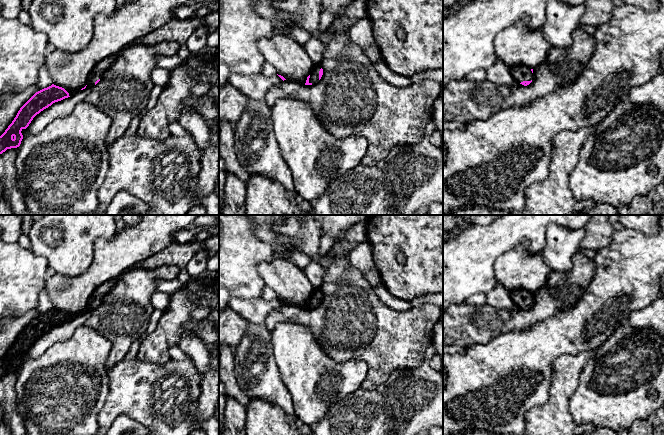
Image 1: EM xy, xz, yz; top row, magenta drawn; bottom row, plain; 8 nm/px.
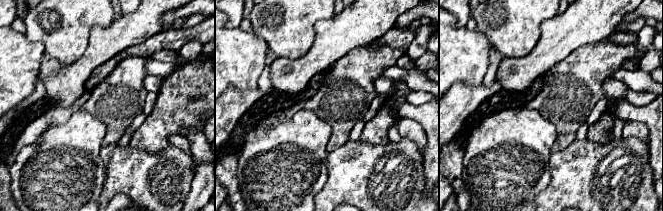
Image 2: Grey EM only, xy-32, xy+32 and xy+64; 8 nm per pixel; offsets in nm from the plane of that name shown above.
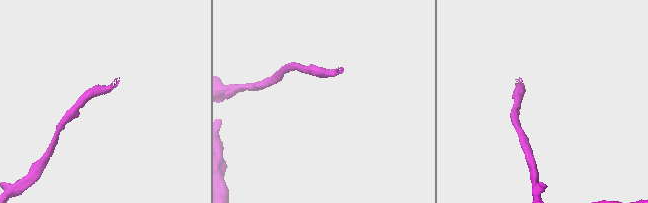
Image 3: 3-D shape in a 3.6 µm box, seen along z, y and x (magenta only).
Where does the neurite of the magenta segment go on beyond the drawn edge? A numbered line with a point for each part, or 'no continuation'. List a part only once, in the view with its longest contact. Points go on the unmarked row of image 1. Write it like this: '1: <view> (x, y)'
1: xz (314, 299)

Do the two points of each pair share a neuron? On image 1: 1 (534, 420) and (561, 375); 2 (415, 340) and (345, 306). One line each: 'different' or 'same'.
1: same
2: same

